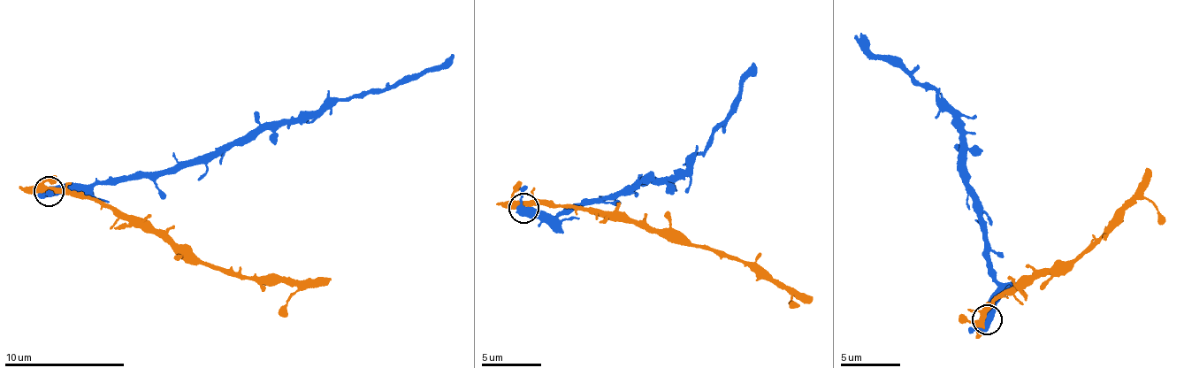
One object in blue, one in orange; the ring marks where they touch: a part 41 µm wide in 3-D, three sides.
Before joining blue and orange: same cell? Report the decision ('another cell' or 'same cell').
another cell

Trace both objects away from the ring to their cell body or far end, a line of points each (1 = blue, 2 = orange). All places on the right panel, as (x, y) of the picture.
1: (987, 319), (999, 294), (971, 193), (966, 149), (951, 113), (935, 89), (873, 57), (855, 35)
2: (984, 318), (994, 302), (1022, 277), (1057, 260), (1067, 263), (1132, 202), (1152, 199), (1161, 225)

